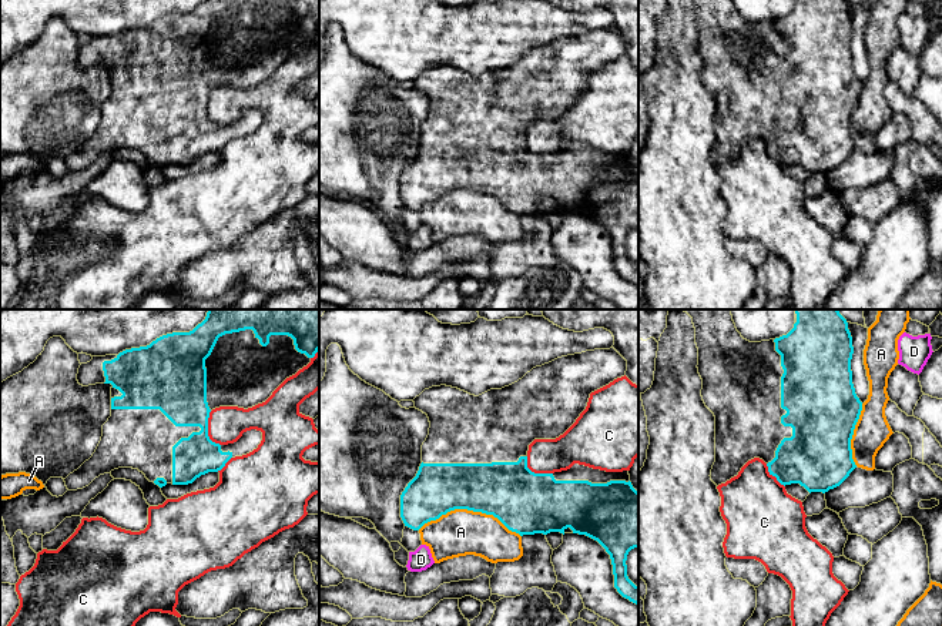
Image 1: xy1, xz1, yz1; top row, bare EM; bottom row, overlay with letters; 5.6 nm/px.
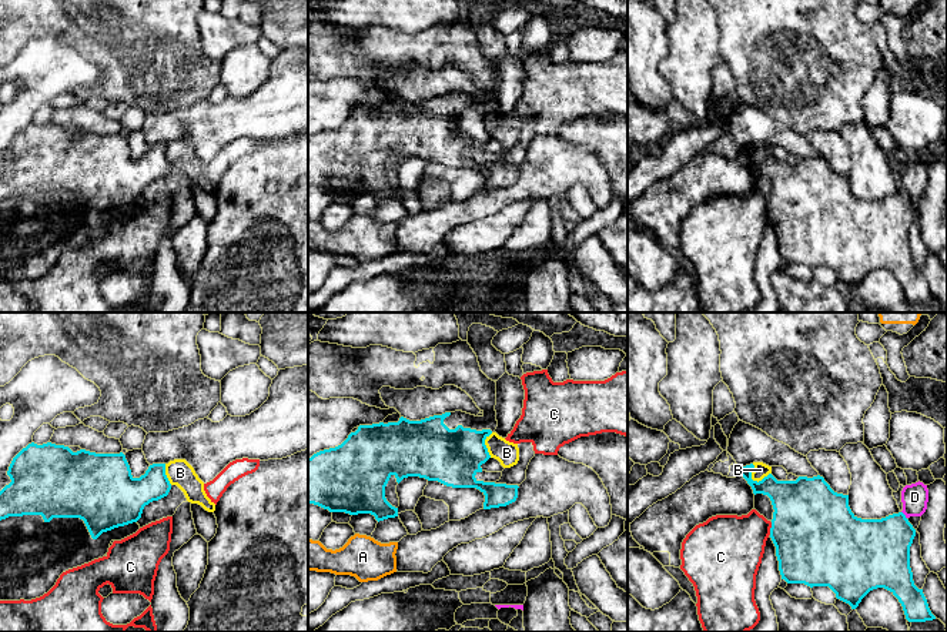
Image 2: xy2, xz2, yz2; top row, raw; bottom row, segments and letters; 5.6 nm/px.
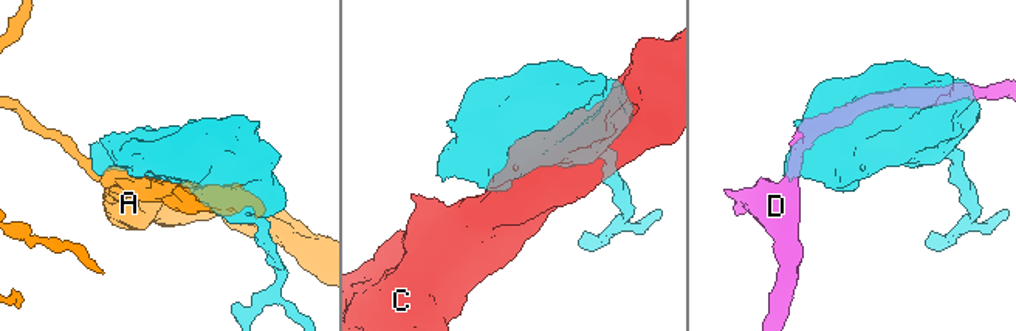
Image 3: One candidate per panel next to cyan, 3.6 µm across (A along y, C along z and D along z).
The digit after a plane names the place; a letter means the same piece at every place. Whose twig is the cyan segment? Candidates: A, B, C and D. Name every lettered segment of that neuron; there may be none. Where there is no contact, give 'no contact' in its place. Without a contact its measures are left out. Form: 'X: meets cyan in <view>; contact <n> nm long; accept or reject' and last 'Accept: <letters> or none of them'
A: meets cyan in xz1; contact 600 nm long; reject
B: meets cyan in yz2; contact 130 nm long; reject
C: meets cyan in xy1; contact 200 nm long; reject
D: meets cyan in yz2; contact 50 nm long; reject
Accept: none of them

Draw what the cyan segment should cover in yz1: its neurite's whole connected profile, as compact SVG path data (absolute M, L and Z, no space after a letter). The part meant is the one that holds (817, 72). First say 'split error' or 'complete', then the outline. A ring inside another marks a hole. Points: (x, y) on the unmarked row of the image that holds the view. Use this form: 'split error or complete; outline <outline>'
split error; outline M693 0L695 9L695 24L698 29L698 54L703 60L701 77L705 87L715 97L715 143L711 150L711 161L718 167L737 157L741 148L751 140L760 138L767 147L770 155L775 157L781 165L799 164L809 174L828 173L839 167L856 148L852 140L851 120L855 106L862 91L862 83L855 74L852 64L851 40L854 34L852 17L847 0L797 0L794 9L775 20L750 23L737 11L733 0Z

